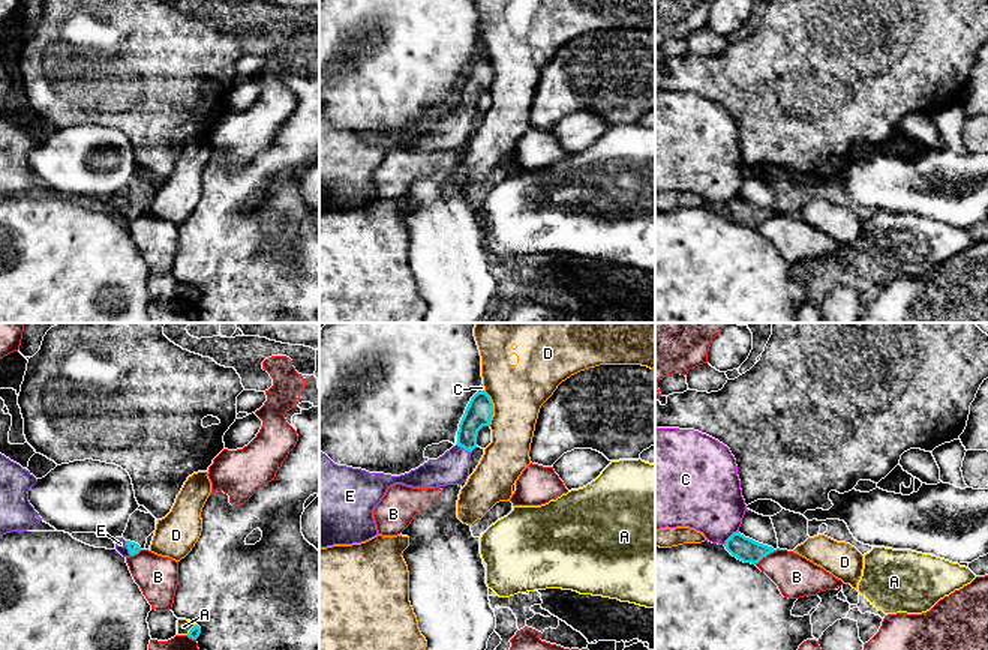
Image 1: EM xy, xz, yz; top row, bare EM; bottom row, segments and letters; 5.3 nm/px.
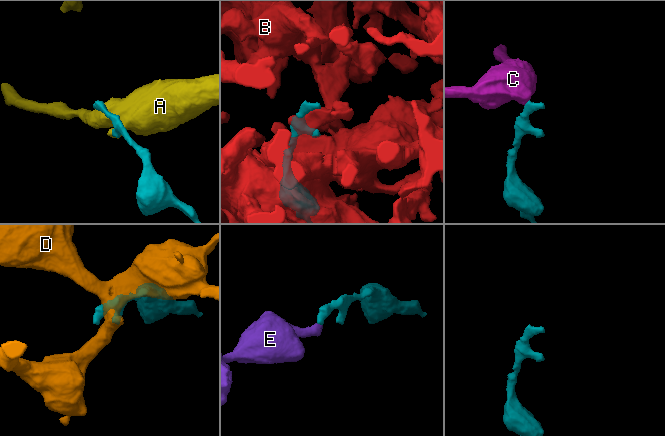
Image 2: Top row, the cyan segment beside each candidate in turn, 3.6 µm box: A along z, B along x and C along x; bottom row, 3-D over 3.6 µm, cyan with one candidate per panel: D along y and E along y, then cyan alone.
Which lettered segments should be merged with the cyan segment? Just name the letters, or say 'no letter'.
E

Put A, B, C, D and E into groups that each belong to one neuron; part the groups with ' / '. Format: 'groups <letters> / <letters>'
groups A / B / C / D / E

